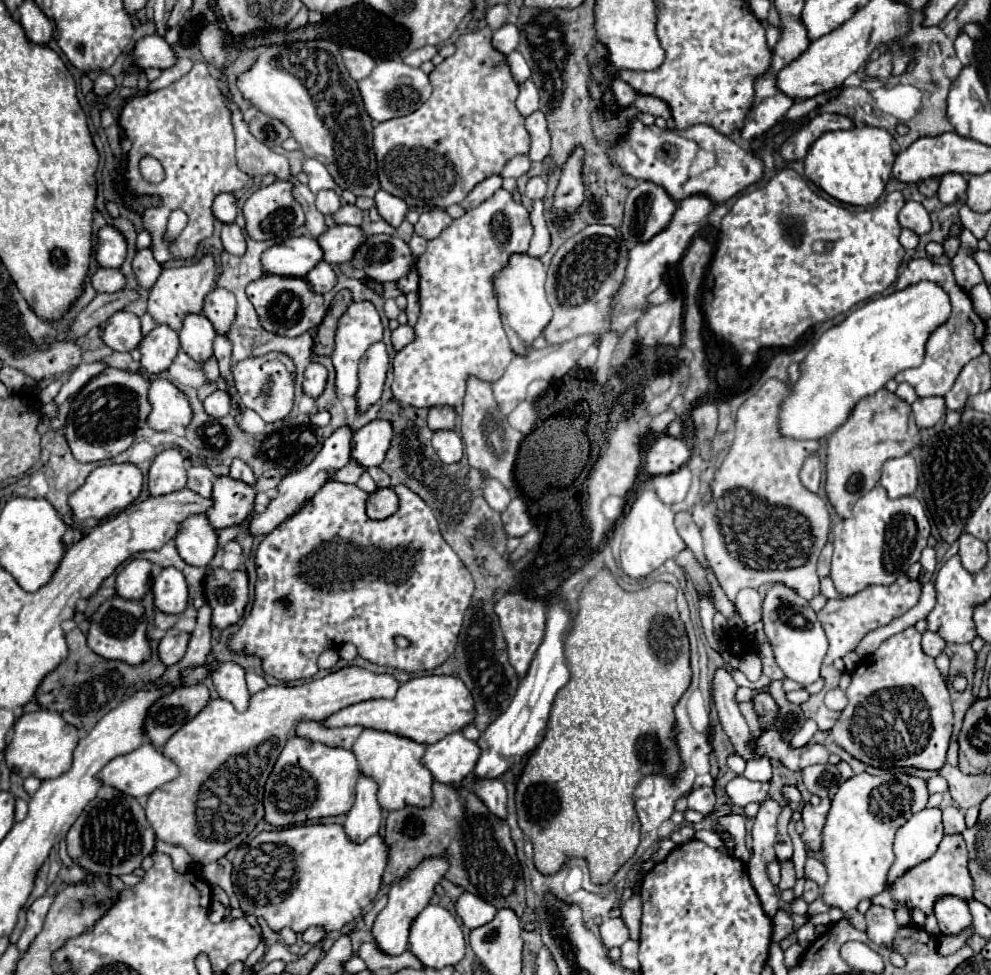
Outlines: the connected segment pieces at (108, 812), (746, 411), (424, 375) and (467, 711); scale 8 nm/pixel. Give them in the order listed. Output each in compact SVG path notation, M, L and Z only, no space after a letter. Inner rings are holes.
M101 786L97 796L83 808L75 824L67 834L69 856L87 872L123 876L141 868L145 856L155 850L155 834L145 818L145 810L137 798L113 790L113 786Z
M771 378L743 402L736 414L735 440L723 464L715 472L711 492L693 506L693 520L703 534L705 556L731 602L735 602L741 588L763 586L769 582L781 582L797 590L797 594L805 600L819 594L817 558L827 542L831 520L825 502L817 494L805 490L799 480L799 470L805 458L819 450L819 440L783 438L779 432L779 410L785 394L789 394L789 386L777 378Z
M499 188L481 206L467 210L461 218L453 220L437 238L427 242L427 250L419 256L419 302L421 314L415 324L415 342L407 344L397 352L393 360L393 396L401 404L415 408L423 406L457 406L463 402L465 378L469 374L483 378L487 382L497 382L509 362L513 360L513 350L509 350L509 340L503 330L497 300L493 294L491 276L501 270L513 252L527 252L533 236L533 226L529 212L523 204L515 202L513 194Z
M419 676L399 686L399 692L393 700L365 700L353 706L347 706L335 714L331 714L327 720L323 720L323 726L353 726L359 724L363 728L375 728L375 730L387 730L399 736L407 736L421 744L435 744L447 734L459 732L465 726L473 722L473 694L469 694L469 688L461 682L461 678L453 676Z

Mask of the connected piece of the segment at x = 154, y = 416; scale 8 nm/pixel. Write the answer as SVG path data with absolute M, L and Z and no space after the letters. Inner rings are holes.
M155 378L151 382L149 402L153 410L147 424L157 432L167 432L171 426L187 426L193 418L193 408L187 396L169 380Z

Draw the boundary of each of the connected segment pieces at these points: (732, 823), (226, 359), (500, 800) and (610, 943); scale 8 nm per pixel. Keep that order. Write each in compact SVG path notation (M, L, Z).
M723 804L723 806L715 808L711 814L715 814L719 824L733 836L733 840L735 840L735 852L733 852L735 858L747 862L751 852L745 846L745 818L737 812L733 812L729 804Z
M217 336L215 342L213 342L213 350L215 350L219 370L221 370L223 378L225 378L225 384L227 384L227 392L231 396L231 408L241 410L239 396L237 396L237 390L235 390L233 378L231 378L231 342L229 342L229 338L227 336Z
M469 776L469 778L465 778L463 784L469 786L483 800L483 804L489 808L491 814L495 814L501 820L507 818L507 790L499 778L475 780Z
M609 918L609 920L603 920L601 924L601 940L607 948L613 948L613 946L621 946L623 942L629 940L629 930L625 926L625 922L621 918Z

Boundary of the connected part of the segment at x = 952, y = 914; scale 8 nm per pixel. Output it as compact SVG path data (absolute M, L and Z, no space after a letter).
M945 896L935 904L935 918L945 936L957 936L973 926L967 902L955 896Z

